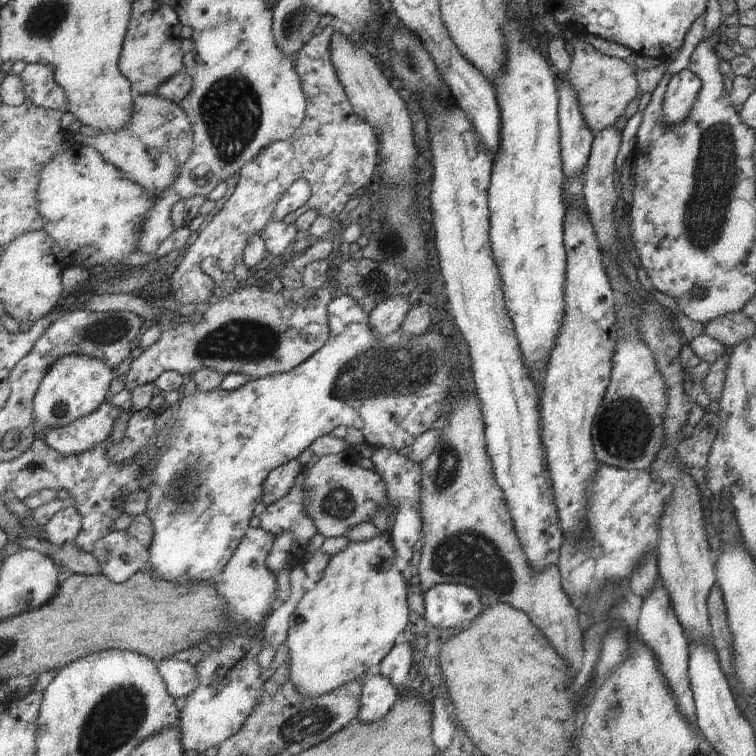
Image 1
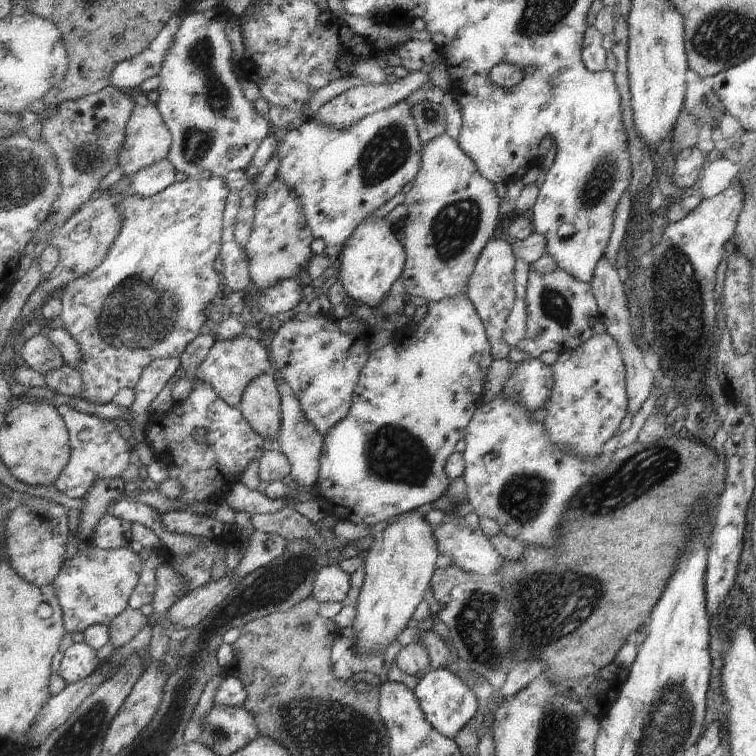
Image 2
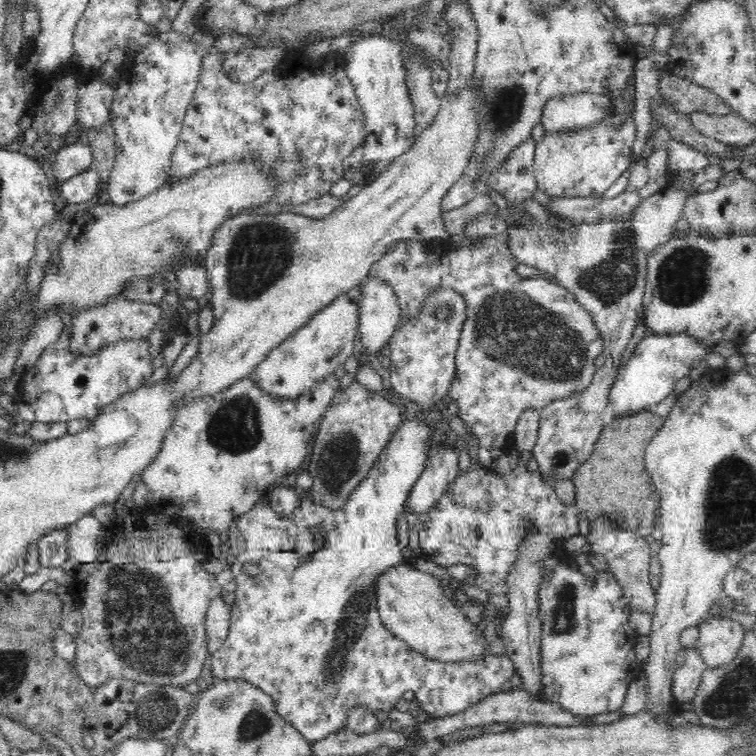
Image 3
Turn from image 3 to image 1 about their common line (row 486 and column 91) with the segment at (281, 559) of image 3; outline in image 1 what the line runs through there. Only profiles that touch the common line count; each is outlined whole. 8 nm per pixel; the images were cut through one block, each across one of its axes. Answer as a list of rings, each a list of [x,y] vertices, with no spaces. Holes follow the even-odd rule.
[[[71,354],[57,360],[56,364],[45,376],[40,391],[37,392],[33,404],[35,429],[44,433],[45,430],[57,430],[76,423],[100,411],[101,406],[109,396],[111,382],[116,374],[109,368],[107,362],[99,358]]]

